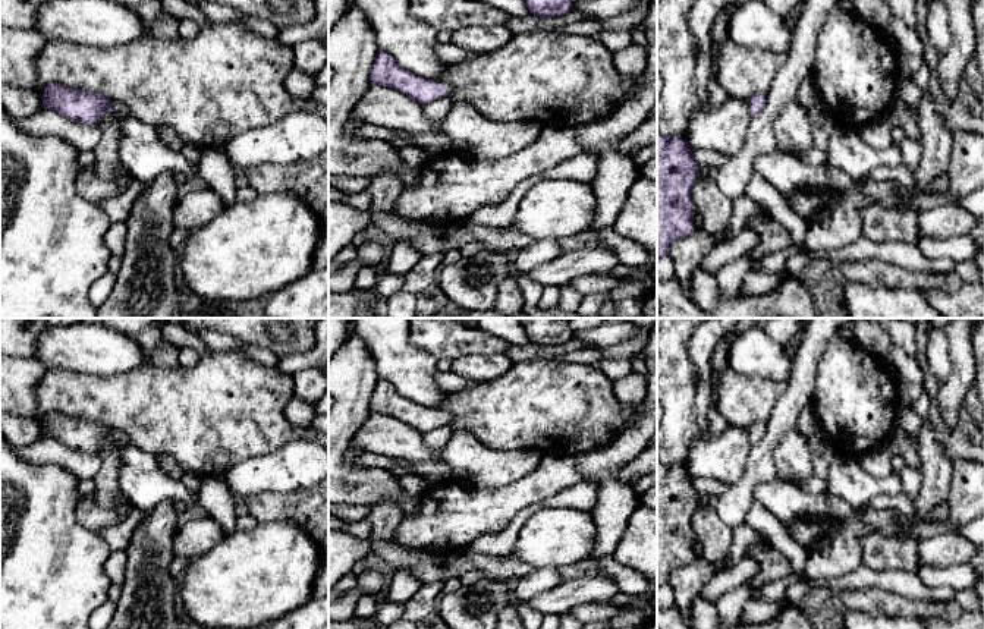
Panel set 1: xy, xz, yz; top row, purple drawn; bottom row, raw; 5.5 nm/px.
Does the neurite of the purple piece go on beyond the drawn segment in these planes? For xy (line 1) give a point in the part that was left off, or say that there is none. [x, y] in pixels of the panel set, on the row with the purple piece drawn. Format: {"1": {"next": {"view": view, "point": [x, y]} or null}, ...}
{"1": {"next": {"view": "xy", "point": [120, 110]}}}

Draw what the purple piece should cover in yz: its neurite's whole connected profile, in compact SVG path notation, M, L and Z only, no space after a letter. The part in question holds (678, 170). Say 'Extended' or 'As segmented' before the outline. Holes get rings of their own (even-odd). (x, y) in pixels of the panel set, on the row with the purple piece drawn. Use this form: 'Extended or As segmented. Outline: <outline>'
As segmented. Outline: M657 130L657 262L669 255L670 246L694 229L695 205L692 188L700 177L700 163L682 136L664 136Z

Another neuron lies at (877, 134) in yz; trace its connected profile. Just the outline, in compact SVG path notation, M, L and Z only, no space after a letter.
M881 117L859 128L858 133L867 145L884 150L892 145L892 129L886 117Z

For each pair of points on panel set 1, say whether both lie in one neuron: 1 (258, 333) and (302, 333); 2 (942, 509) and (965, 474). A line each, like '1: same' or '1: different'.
1: same
2: different

